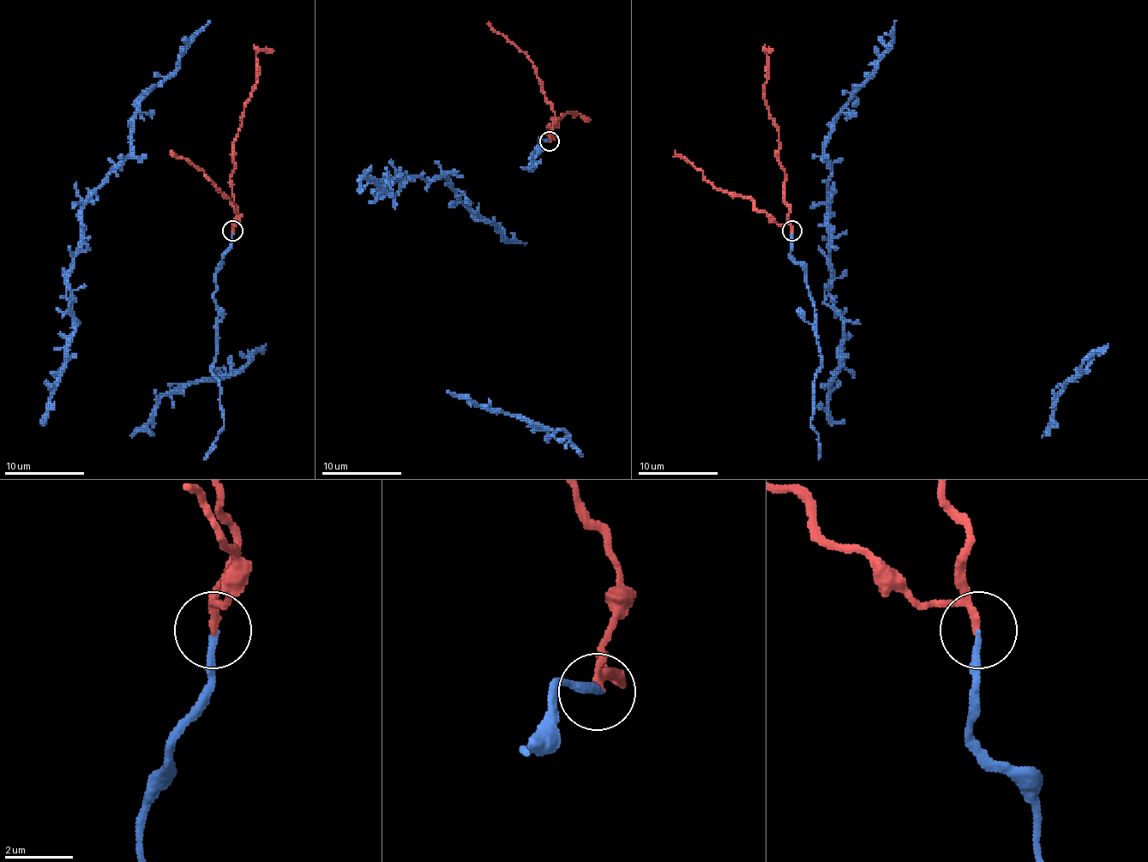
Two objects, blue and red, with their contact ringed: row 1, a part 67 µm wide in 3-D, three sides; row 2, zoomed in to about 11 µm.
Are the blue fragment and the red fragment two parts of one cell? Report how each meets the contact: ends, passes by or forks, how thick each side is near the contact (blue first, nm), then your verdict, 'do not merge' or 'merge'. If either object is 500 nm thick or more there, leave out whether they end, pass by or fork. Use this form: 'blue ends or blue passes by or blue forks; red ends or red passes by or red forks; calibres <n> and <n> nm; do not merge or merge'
blue ends; red passes by; calibres 180 and 160 nm; merge

